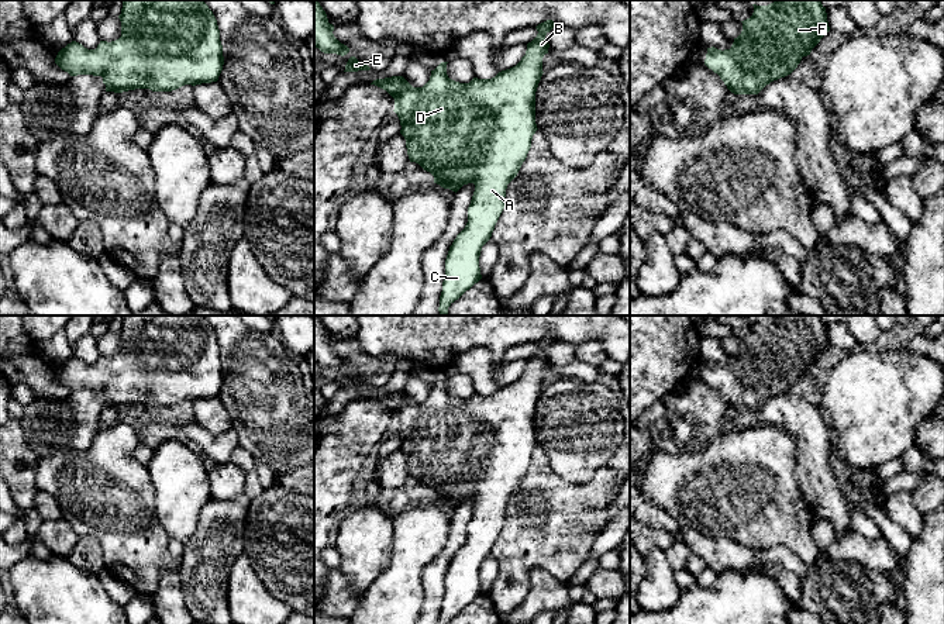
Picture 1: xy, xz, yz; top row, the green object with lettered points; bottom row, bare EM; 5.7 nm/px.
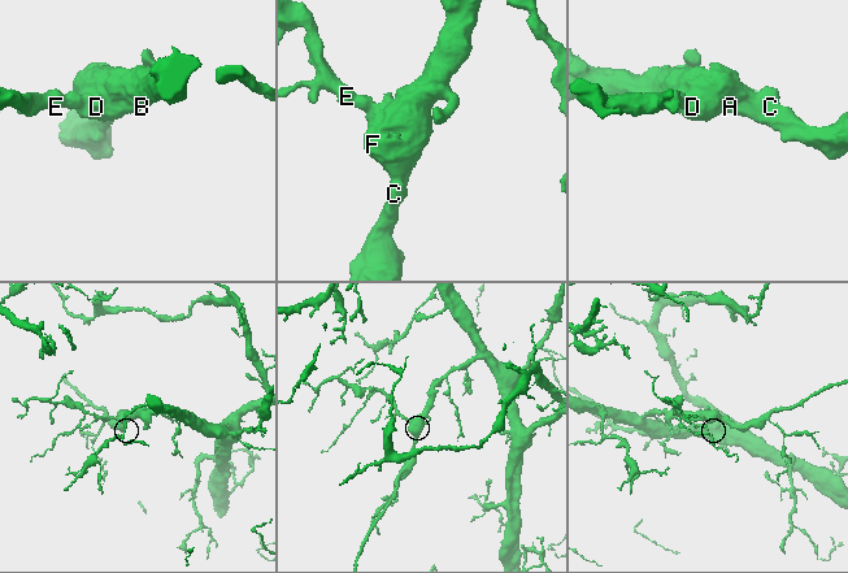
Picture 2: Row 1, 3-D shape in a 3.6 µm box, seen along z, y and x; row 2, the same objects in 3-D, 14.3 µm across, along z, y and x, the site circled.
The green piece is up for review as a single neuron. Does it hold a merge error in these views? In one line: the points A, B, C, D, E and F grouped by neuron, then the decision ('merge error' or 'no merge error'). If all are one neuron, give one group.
A B C D E F; no merge error

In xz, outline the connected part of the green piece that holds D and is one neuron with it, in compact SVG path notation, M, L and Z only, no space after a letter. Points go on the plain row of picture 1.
M547 335L538 339L537 352L527 359L526 370L521 376L506 386L499 387L492 394L473 393L469 399L459 399L448 393L447 379L441 377L431 386L430 396L423 403L413 403L403 392L376 394L375 400L386 406L395 414L395 428L400 435L400 449L406 455L410 478L418 479L434 492L434 499L444 504L458 507L464 500L473 499L475 507L468 523L468 538L449 562L445 575L445 594L440 611L440 623L448 624L466 606L482 594L479 572L482 562L490 555L495 541L504 524L507 500L517 492L535 449L535 407L542 392L542 373L548 369L549 359L545 351L557 339Z

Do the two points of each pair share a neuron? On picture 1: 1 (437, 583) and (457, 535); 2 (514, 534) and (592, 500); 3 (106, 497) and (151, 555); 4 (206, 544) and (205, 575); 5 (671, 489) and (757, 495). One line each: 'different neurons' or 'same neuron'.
1: same neuron
2: same neuron
3: same neuron
4: same neuron
5: same neuron

